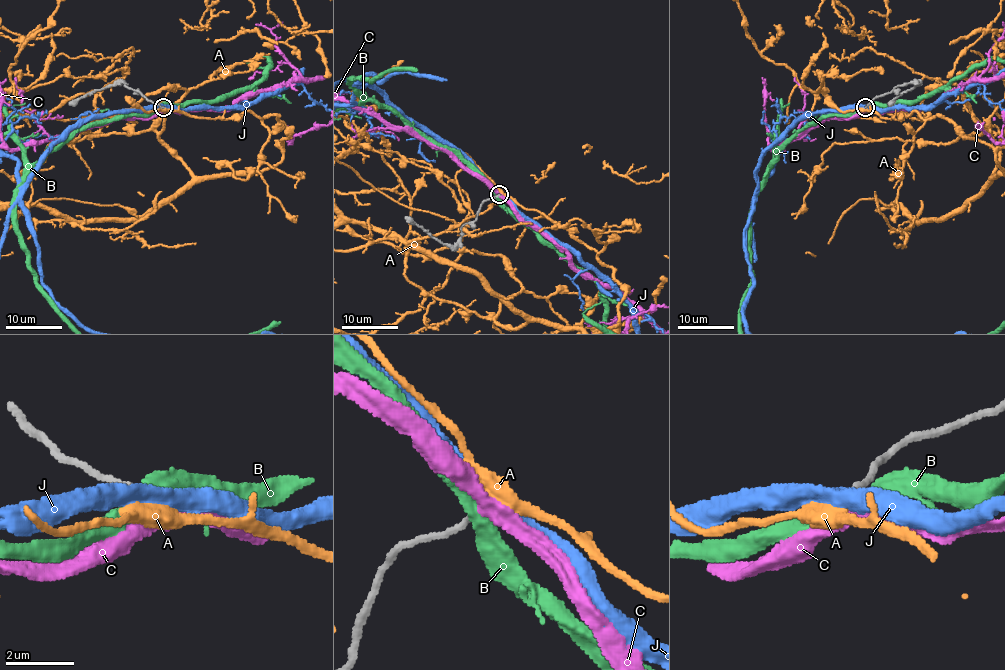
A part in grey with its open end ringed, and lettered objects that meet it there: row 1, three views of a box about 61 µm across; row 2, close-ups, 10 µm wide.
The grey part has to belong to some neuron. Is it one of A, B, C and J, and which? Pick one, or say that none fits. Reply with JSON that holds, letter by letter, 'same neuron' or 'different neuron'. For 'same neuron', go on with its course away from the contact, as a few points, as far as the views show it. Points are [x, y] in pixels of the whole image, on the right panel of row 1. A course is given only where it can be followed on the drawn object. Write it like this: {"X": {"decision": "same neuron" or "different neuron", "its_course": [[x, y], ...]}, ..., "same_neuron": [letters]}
{"A": {"decision": "same neuron"}, "B": {"decision": "different neuron"}, "C": {"decision": "different neuron"}, "J": {"decision": "different neuron"}, "same_neuron": ["A"]}

